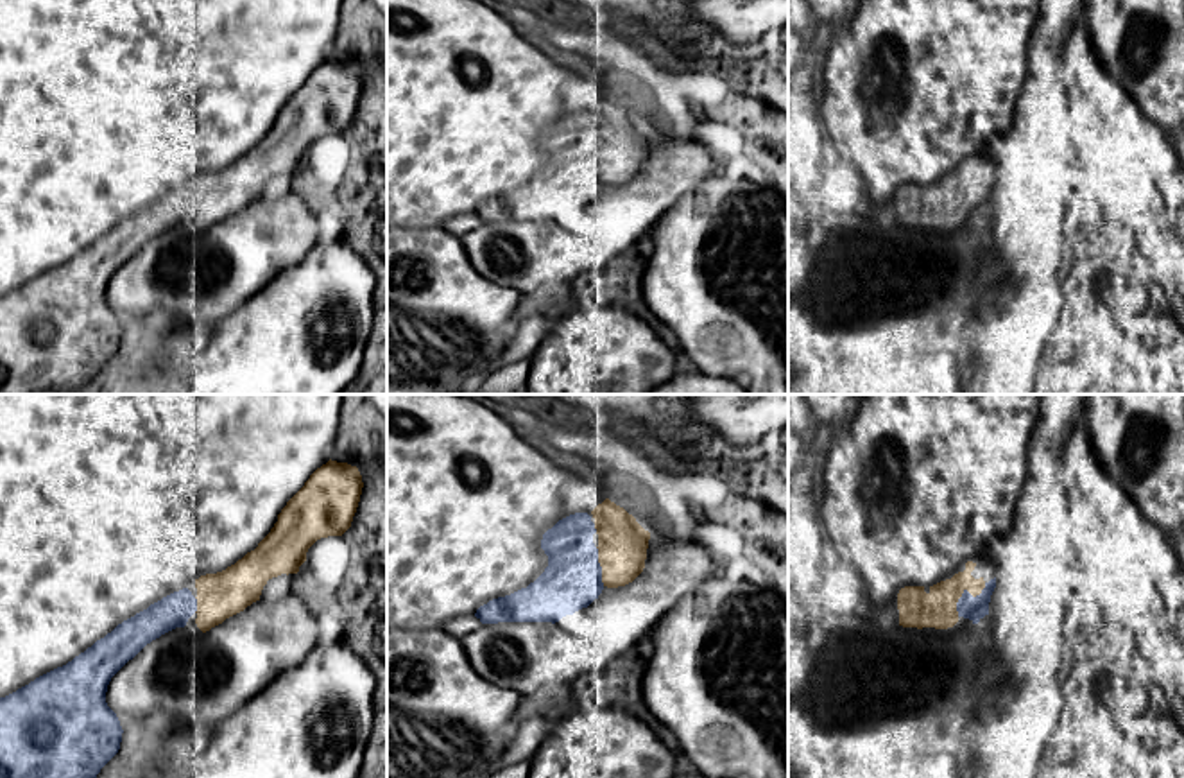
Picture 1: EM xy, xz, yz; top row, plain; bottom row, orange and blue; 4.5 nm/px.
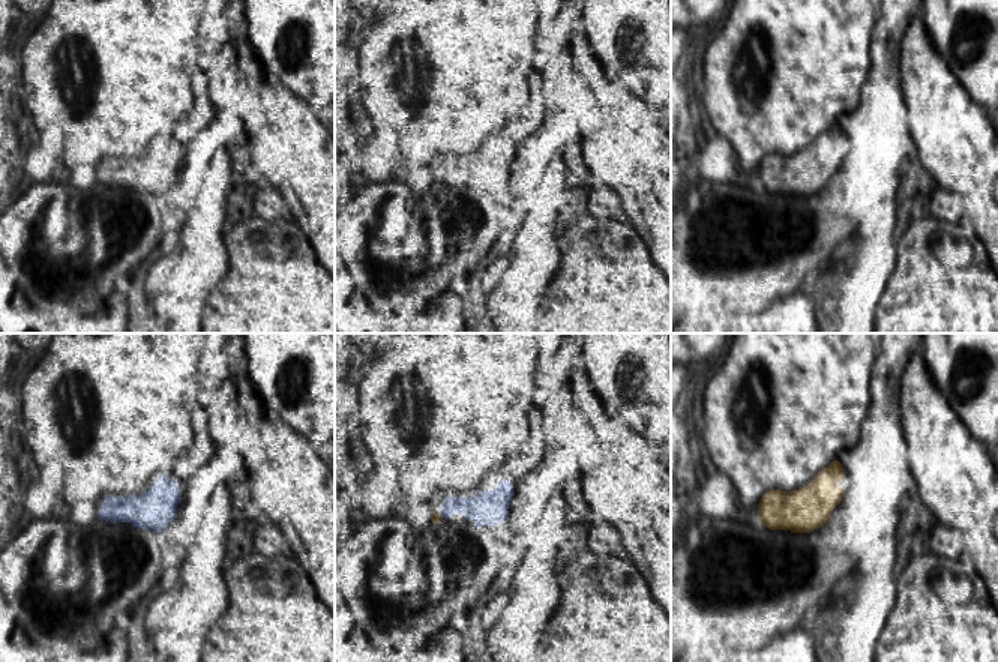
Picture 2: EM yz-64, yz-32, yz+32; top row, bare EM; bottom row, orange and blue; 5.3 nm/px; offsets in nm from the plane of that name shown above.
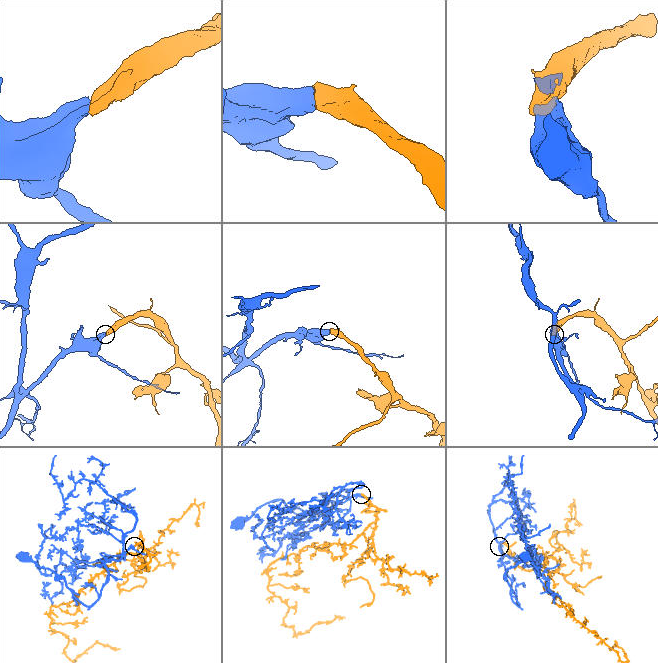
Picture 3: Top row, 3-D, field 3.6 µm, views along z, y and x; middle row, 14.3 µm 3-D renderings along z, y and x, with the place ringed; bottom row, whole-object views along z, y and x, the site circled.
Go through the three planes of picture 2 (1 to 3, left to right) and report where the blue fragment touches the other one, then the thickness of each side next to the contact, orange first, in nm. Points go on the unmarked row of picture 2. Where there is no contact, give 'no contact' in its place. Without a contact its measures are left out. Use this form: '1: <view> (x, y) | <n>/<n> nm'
1: no contact
2: yz-32 (440, 180) | 50/180 nm
3: no contact

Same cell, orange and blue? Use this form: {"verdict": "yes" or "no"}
{"verdict": "yes"}

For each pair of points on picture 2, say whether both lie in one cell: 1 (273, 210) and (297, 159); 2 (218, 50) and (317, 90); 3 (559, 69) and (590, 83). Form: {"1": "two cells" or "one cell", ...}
{"1": "two cells", "2": "two cells", "3": "two cells"}

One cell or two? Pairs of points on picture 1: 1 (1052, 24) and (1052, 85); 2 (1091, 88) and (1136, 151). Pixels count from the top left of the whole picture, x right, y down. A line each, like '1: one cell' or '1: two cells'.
1: one cell
2: one cell

